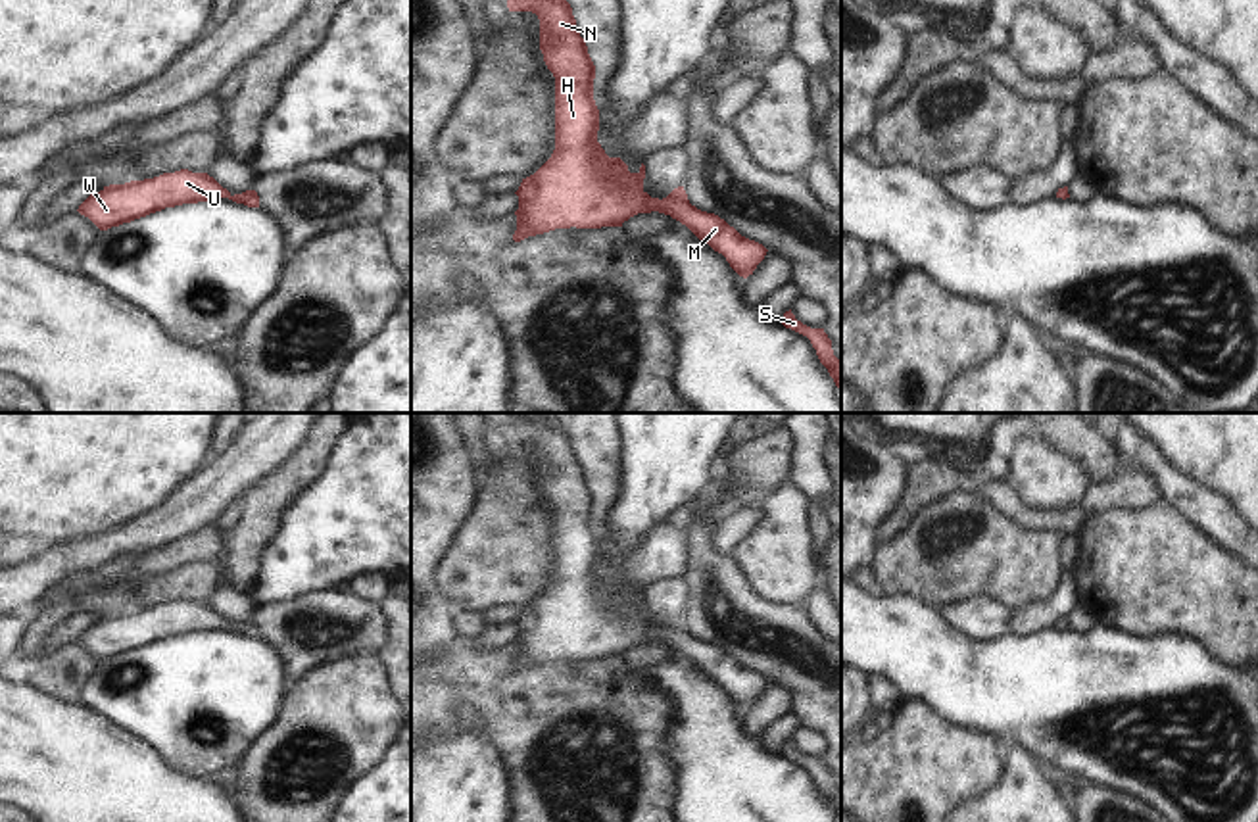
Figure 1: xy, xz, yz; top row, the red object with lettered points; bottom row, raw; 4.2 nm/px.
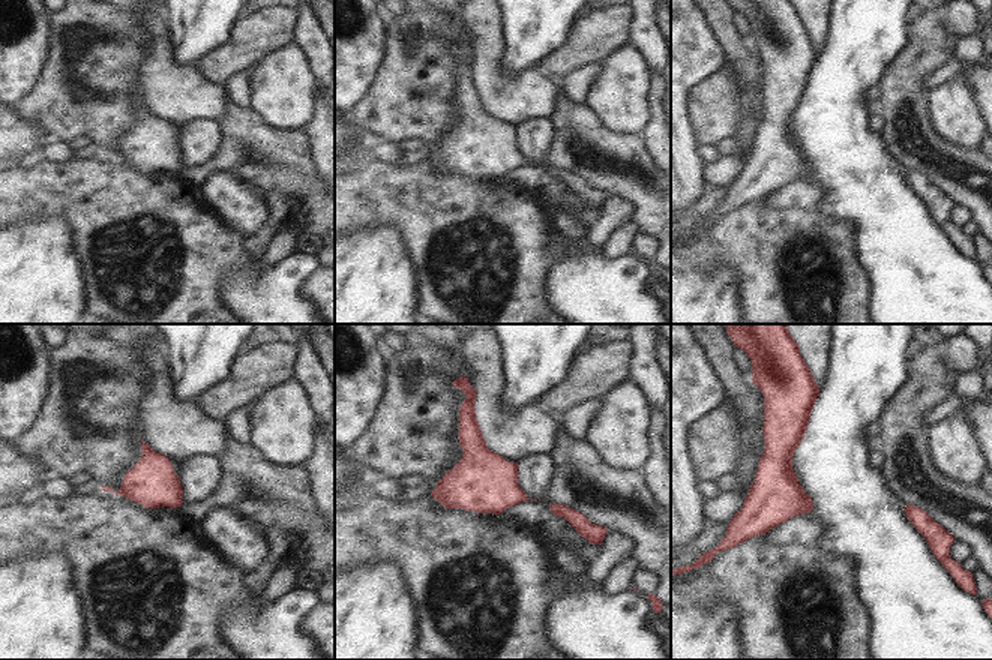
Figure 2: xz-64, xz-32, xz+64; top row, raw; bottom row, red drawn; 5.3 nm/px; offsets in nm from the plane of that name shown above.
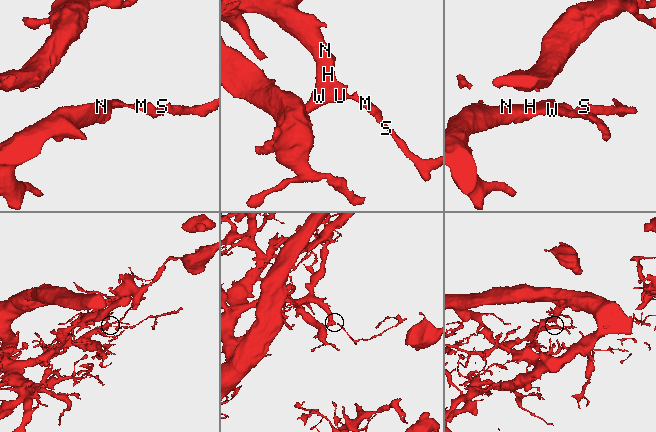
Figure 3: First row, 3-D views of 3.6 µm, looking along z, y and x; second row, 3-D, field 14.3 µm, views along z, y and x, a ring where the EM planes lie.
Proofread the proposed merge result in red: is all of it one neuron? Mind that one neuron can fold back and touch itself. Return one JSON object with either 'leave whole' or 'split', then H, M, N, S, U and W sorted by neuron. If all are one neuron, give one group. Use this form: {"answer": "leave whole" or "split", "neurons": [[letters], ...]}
{"answer": "leave whole", "neurons": [["H", "M", "N", "S", "U", "W"]]}

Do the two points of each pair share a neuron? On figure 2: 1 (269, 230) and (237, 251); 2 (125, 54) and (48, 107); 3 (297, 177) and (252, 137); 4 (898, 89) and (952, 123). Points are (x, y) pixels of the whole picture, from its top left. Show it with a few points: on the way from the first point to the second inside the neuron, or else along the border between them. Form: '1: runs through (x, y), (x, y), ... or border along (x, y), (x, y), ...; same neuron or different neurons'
1: border along (249, 237), (252, 260); different neurons
2: runs through (110, 81), (110, 99), (107, 102), (75, 104); same neuron
3: runs through (287, 167), (263, 147); same neuron
4: border along (928, 90), (934, 126), (946, 140), (952, 141); different neurons

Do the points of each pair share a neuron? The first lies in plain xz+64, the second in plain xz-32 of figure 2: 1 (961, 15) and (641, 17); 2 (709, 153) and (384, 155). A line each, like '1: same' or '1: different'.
1: different
2: same

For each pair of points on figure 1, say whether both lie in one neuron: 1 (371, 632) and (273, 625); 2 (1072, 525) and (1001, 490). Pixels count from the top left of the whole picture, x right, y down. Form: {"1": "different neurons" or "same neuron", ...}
{"1": "same neuron", "2": "same neuron"}

